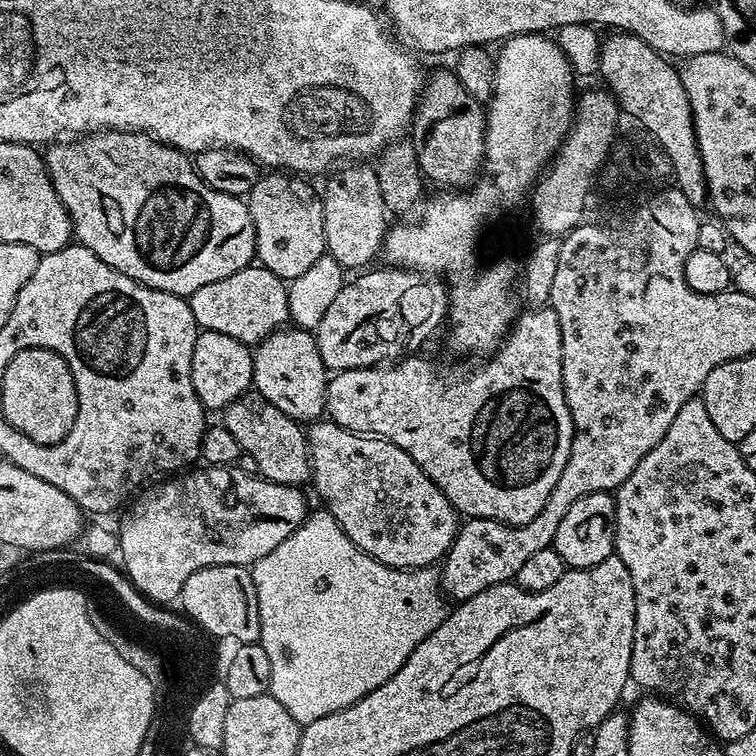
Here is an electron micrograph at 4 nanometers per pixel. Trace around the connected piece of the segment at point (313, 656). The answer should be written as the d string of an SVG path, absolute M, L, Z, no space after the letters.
M309 511L303 526L294 530L290 538L278 542L270 554L250 568L258 594L258 642L270 658L270 694L286 706L286 714L301 726L349 708L366 694L378 690L446 615L440 573L435 567L388 568L358 550L329 512L319 511Z

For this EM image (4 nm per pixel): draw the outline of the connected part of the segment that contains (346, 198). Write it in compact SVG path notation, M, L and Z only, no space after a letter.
M352 162L337 174L336 180L322 188L324 202L324 247L327 255L333 256L345 270L364 270L373 263L372 259L381 255L384 247L384 233L390 227L390 213L384 207L382 186L378 186L375 167L368 162Z

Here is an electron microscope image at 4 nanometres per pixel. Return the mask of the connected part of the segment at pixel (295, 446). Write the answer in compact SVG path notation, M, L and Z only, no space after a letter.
M245 394L230 402L228 408L223 409L222 423L234 438L238 438L238 446L241 452L254 457L254 462L258 462L258 473L265 480L272 480L276 484L294 484L304 486L309 483L312 474L312 462L308 459L308 439L303 427L297 421L290 419L278 406L266 402L259 394Z

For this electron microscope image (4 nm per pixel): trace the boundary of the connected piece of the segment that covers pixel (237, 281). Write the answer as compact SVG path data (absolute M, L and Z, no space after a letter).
M249 266L230 274L218 282L202 286L187 297L190 310L196 319L197 329L226 334L238 342L255 346L272 332L278 332L289 323L288 284L270 270Z

